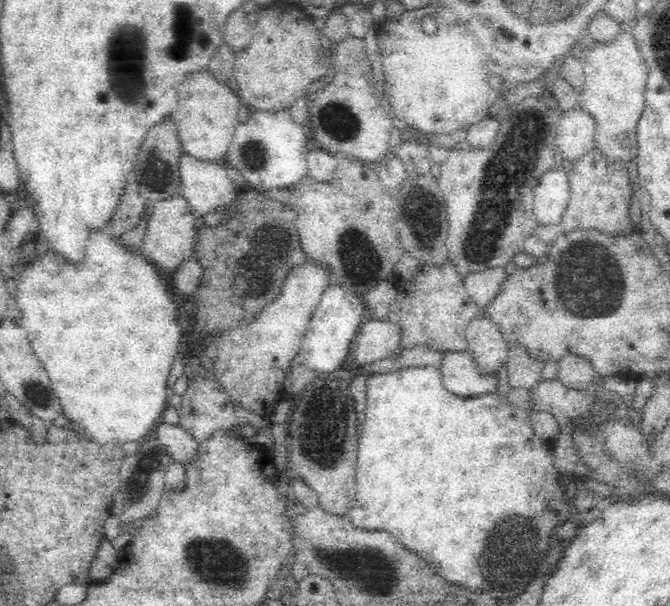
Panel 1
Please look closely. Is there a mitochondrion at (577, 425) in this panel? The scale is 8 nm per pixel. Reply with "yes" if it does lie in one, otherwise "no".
no

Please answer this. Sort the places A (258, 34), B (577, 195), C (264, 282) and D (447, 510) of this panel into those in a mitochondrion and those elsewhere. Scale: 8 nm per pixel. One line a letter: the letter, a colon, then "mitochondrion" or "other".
A: other
B: other
C: other
D: other

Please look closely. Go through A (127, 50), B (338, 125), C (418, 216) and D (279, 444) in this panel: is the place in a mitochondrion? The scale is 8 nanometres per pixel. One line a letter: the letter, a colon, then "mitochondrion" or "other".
A: mitochondrion
B: mitochondrion
C: other
D: other

